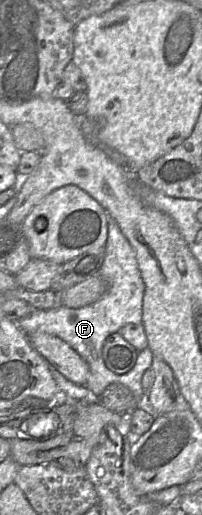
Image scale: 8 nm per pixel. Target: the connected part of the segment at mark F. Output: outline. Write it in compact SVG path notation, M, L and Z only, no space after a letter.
M110 217L105 258L98 275L107 284L107 290L93 304L77 309L60 306L49 310L35 310L31 315L17 321L17 323L26 335L43 332L62 339L88 364L89 376L85 386L69 381L52 367L52 375L61 397L71 401L88 401L91 400L91 396L100 396L109 385L119 383L130 389L139 403L144 403L147 391L143 389L141 380L145 371L152 365L153 353L151 349L146 347L139 351L134 367L125 374L115 374L109 370L102 357L102 348L109 335L119 332L127 324L142 323L145 291L136 253L121 232L117 222Z

